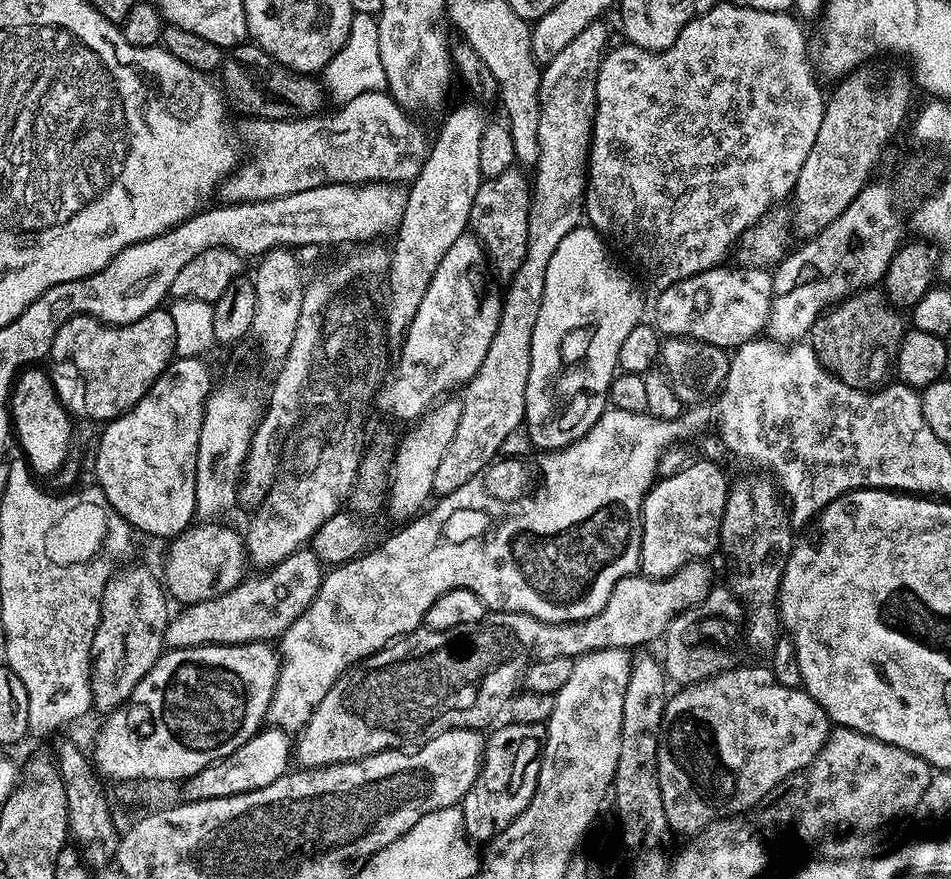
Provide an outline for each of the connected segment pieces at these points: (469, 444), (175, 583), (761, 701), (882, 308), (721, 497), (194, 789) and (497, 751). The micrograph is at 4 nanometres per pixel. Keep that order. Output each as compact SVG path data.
M604 22L586 26L586 30L578 34L578 38L571 40L560 53L554 54L554 58L543 65L540 73L538 158L534 165L536 180L534 176L534 183L531 185L532 205L526 258L522 258L522 266L518 266L516 273L507 281L508 289L503 289L500 321L498 330L494 330L494 338L490 338L490 350L486 350L486 358L482 358L480 369L463 385L464 396L462 395L460 400L458 430L454 430L454 442L450 442L450 450L442 454L442 463L434 474L434 489L440 496L448 496L458 490L458 486L466 486L470 478L474 478L484 467L493 463L501 455L500 447L506 441L506 436L523 425L526 382L530 378L530 338L534 338L538 310L542 310L542 294L546 290L546 266L550 266L550 258L554 255L554 250L558 250L558 242L562 242L562 238L566 238L570 230L581 227L584 216L584 189L588 186L588 150L592 146L592 130L596 123L596 79L609 44L608 28Z
M196 522L184 532L179 532L171 537L168 553L164 556L164 572L162 583L167 595L180 606L206 602L207 599L216 599L234 590L245 579L244 566L246 567L245 537L235 532L232 528L220 524L224 522Z
M743 666L728 668L725 672L719 672L717 676L700 680L697 684L683 685L676 690L673 696L671 693L667 697L664 705L664 717L660 723L660 735L657 739L656 773L662 794L662 806L666 806L669 829L673 833L676 831L695 834L703 832L709 824L717 823L721 818L732 818L728 816L736 816L739 812L746 811L747 808L748 811L755 809L756 805L770 794L770 790L774 790L774 786L778 786L778 782L782 782L788 776L803 773L811 765L812 759L819 754L824 743L828 741L829 731L829 718L824 713L824 708L818 706L818 702L814 702L811 694L804 691L803 687L782 686L782 682L778 682L778 678L774 678L772 669L768 666L764 666L764 668L743 668Z
M876 286L844 297L812 323L810 343L818 362L851 388L872 390L883 385L889 379L888 372L890 376L896 351L906 331L905 321L903 324L899 315L901 313Z
M697 458L678 470L672 477L657 479L644 499L644 509L640 519L642 538L640 539L639 571L645 576L669 576L691 560L711 557L711 552L721 547L720 527L723 512L726 510L730 480L724 477L723 467L719 463L705 458Z
M275 726L261 729L242 746L227 755L226 758L216 760L208 767L204 767L197 774L192 775L183 783L181 796L185 801L202 801L210 798L230 797L238 793L261 788L274 782L289 769L288 758L292 756L292 742L289 733Z
M505 722L501 728L487 733L480 772L474 778L462 801L464 830L473 841L487 842L496 836L530 802L536 789L540 769L540 753L544 751L545 729L539 724Z

